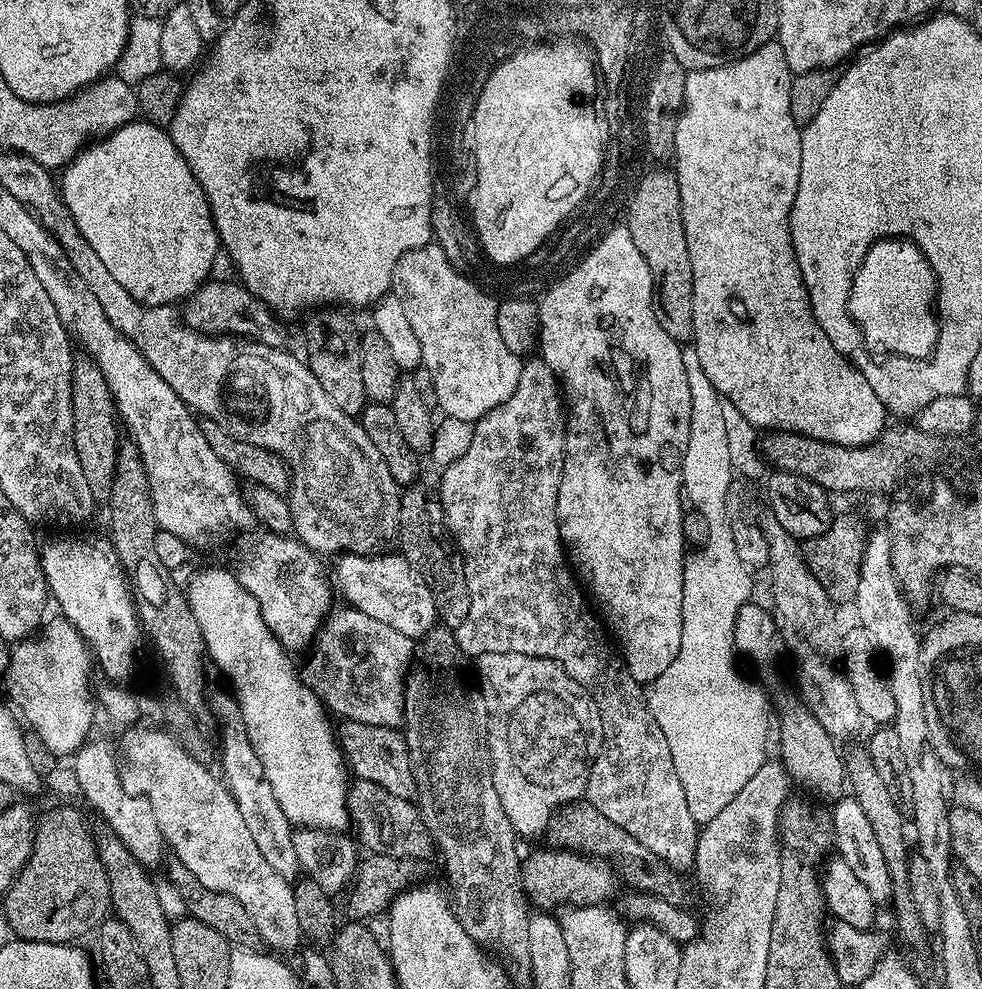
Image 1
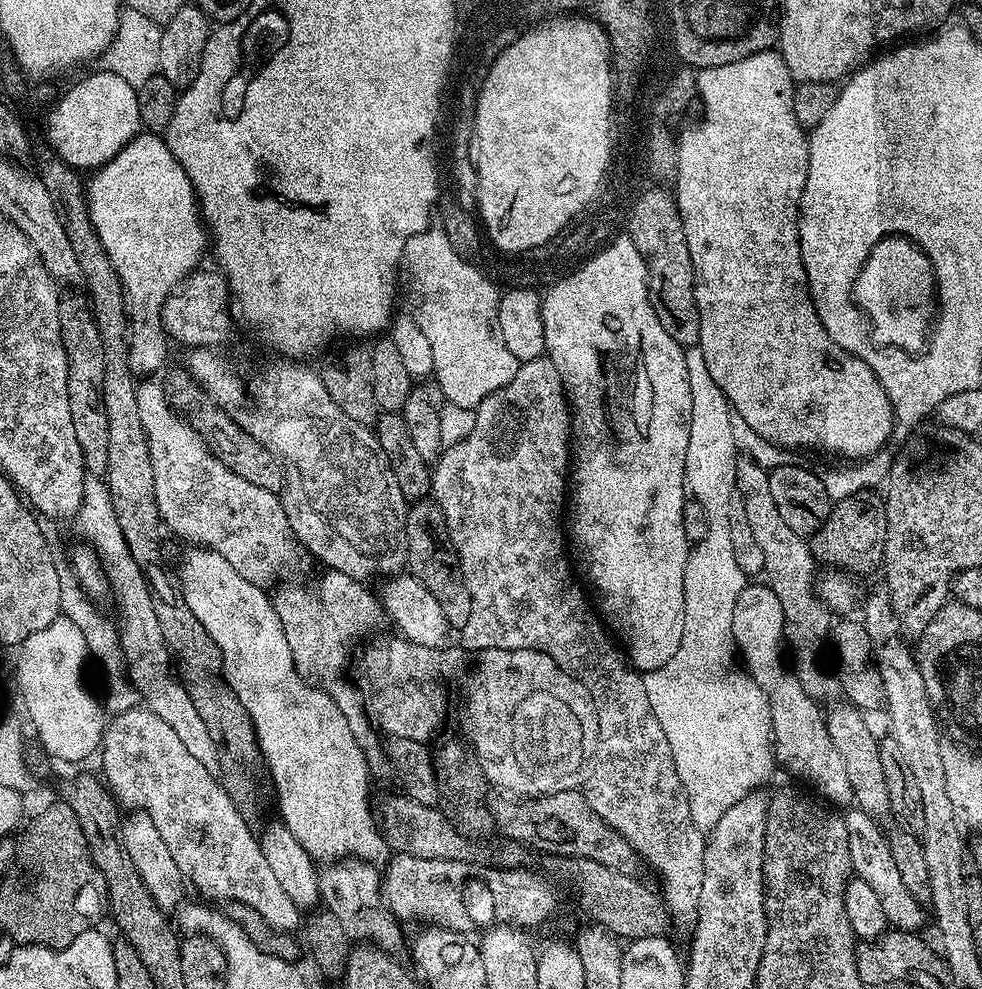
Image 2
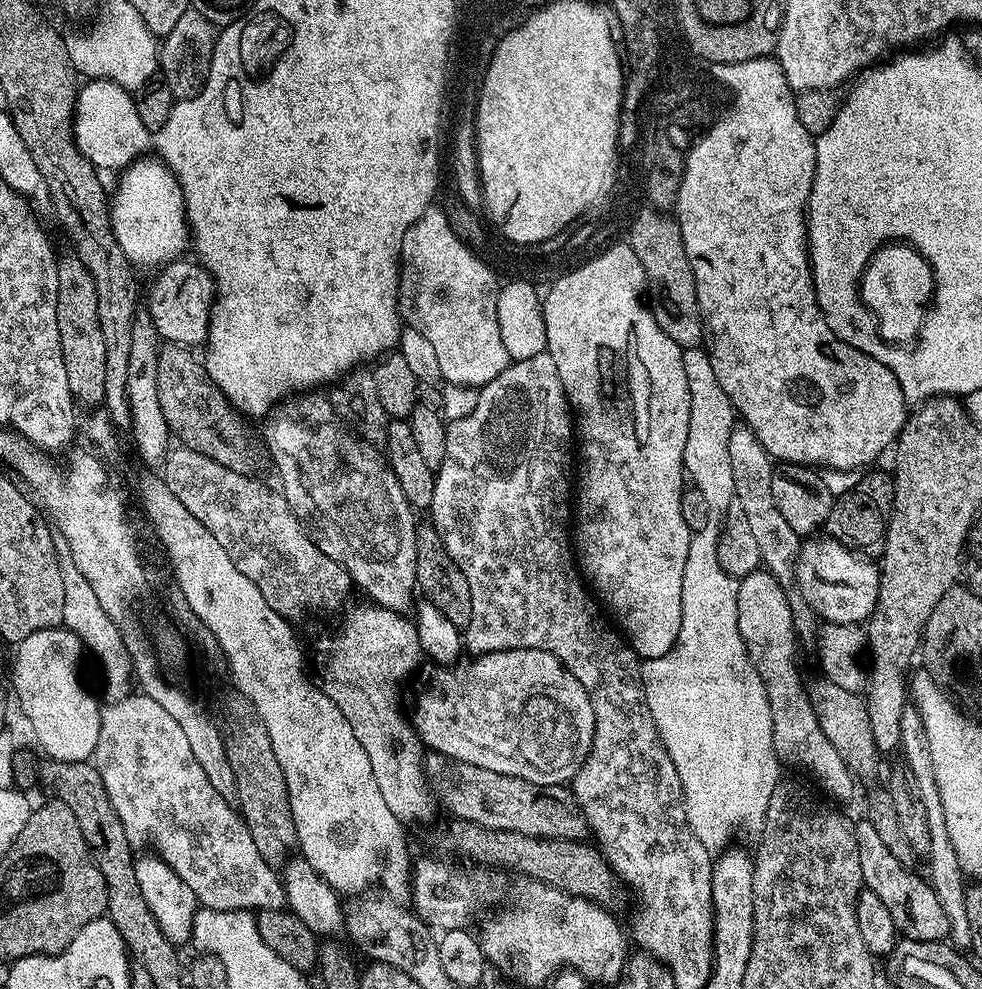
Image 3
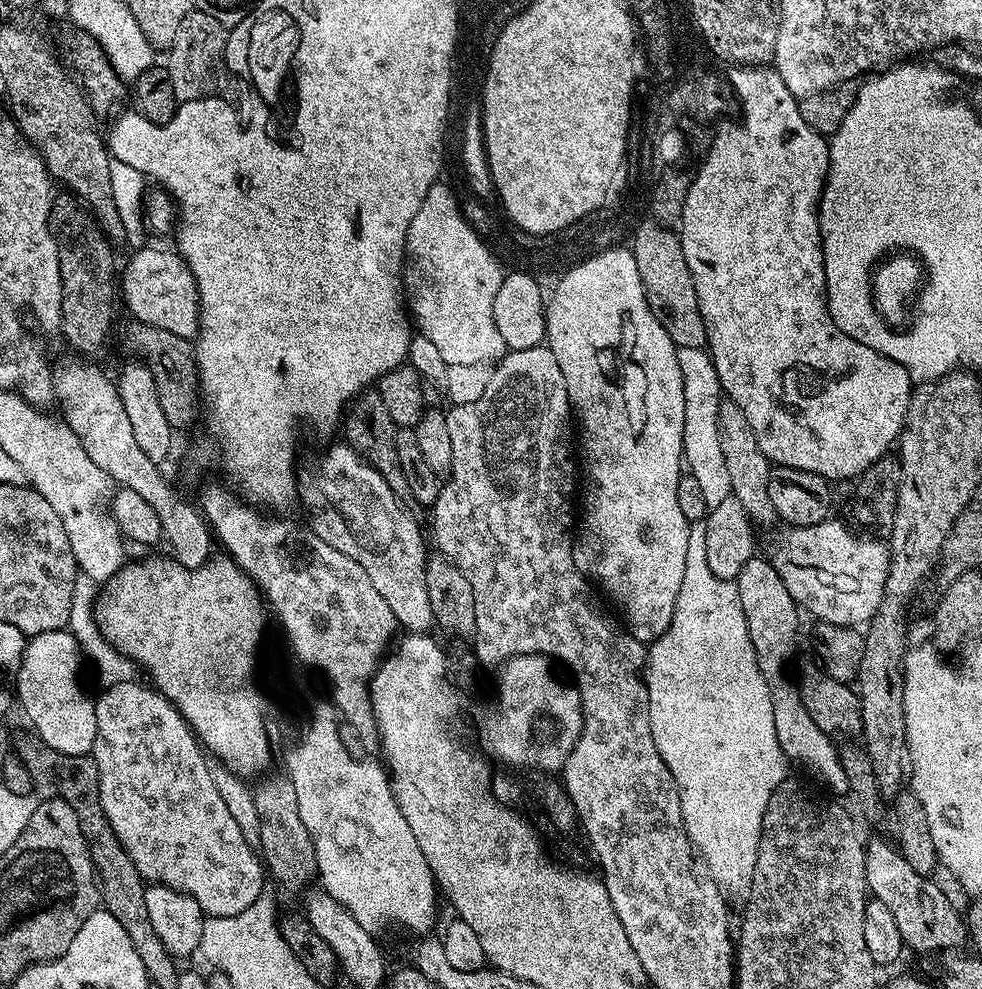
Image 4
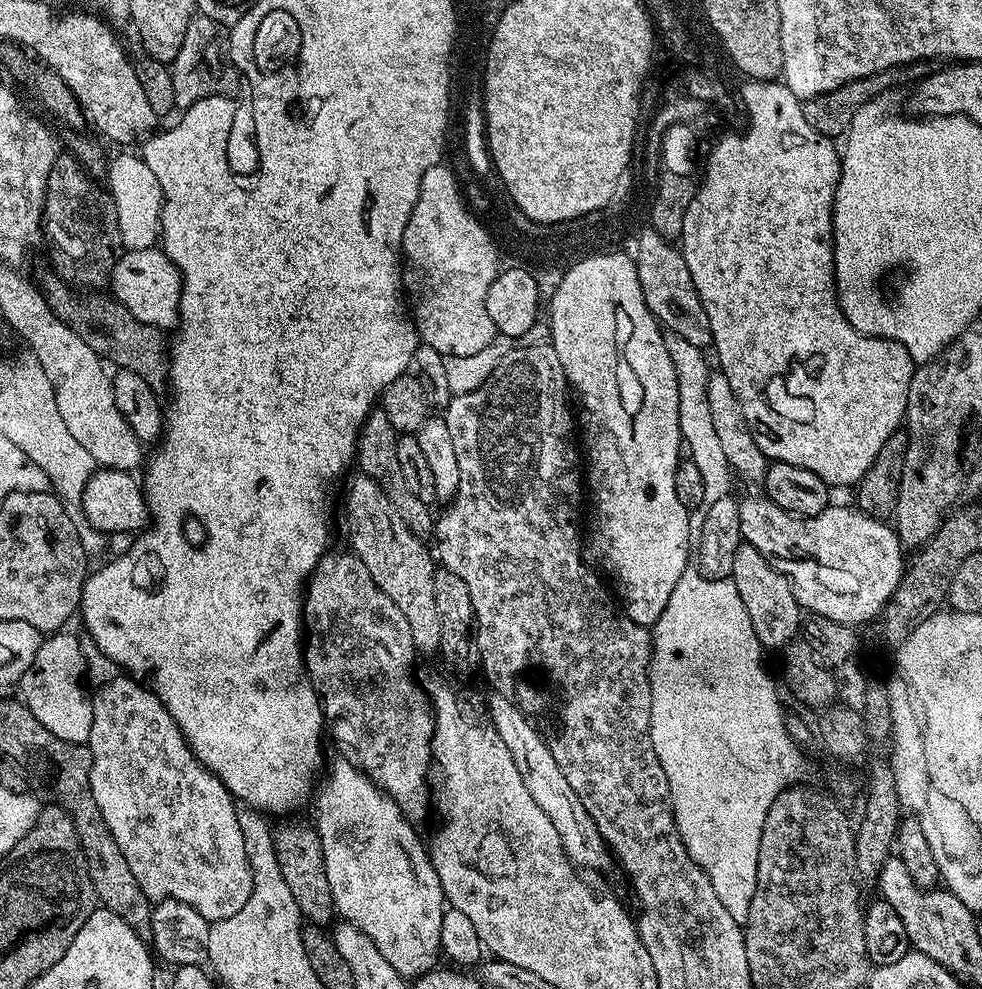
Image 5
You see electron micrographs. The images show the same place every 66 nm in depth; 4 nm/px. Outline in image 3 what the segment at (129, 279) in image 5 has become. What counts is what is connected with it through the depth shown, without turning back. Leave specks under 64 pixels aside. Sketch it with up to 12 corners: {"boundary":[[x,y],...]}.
{"boundary":[[195,259],[163,265],[146,311],[165,343],[208,339],[216,284]]}

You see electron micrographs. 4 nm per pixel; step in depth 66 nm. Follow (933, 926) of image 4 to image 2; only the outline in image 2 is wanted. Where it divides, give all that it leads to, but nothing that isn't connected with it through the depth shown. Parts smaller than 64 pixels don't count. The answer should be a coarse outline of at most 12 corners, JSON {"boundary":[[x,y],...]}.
{"boundary":[[858,807],[844,816],[854,875],[893,929],[919,933],[925,905],[902,886],[888,838]]}

